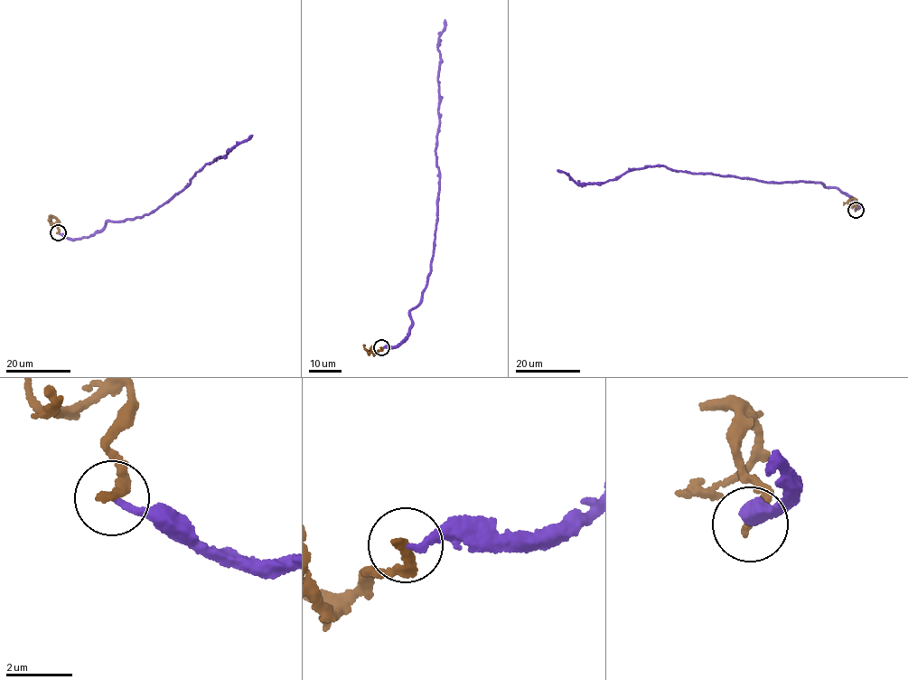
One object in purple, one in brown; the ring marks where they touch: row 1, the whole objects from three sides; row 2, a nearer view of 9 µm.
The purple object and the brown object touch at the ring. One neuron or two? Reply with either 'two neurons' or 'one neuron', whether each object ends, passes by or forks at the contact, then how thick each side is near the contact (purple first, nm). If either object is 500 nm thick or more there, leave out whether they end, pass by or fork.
two neurons; purple ends; brown ends; calibres 180 and 280 nm

